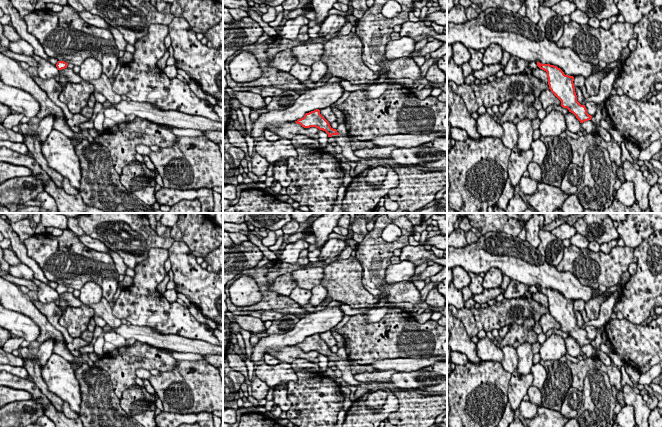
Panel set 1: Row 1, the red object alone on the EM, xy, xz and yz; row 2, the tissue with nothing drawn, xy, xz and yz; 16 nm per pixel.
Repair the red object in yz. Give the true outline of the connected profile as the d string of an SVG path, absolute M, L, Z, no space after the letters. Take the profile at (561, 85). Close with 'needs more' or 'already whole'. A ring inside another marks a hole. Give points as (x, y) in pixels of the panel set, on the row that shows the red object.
M537 62L537 66L547 72L549 89L561 101L561 106L573 113L580 123L591 120L592 116L587 113L585 105L577 101L574 77L565 75L560 68L554 65Z | already whole

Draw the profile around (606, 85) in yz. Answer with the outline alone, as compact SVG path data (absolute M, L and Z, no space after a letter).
M620 58L619 60L619 64L614 67L611 72L601 80L599 93L595 96L589 96L588 98L584 99L584 101L580 103L581 105L585 105L585 103L589 101L598 104L601 102L605 102L608 99L611 90L613 89L615 77L620 72L619 69L622 67L622 59Z

